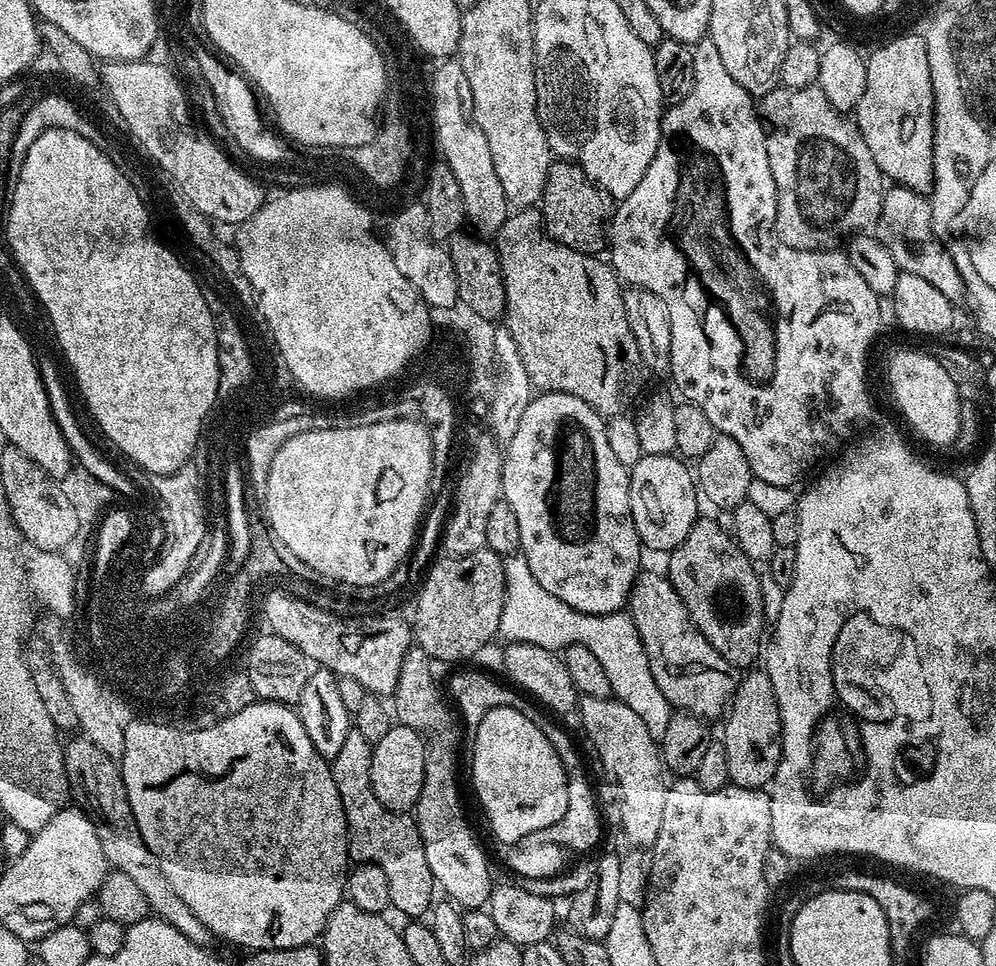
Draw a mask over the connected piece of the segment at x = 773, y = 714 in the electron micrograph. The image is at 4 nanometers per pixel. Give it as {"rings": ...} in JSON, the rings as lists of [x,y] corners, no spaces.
{"rings":[[[752,670],[748,676],[739,681],[736,694],[732,697],[731,705],[723,717],[724,733],[722,739],[726,746],[726,763],[730,774],[729,781],[738,788],[767,789],[771,785],[774,774],[778,770],[778,762],[782,758],[782,718],[778,714],[778,698],[774,696],[774,686],[770,682],[767,671]]]}

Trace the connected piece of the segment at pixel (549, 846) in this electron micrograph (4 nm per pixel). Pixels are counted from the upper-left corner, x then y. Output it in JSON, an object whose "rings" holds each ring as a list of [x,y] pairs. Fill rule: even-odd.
{"rings":[[[468,668],[465,672],[456,672],[449,678],[446,692],[454,708],[454,703],[456,703],[456,708],[460,711],[460,716],[464,719],[469,733],[475,734],[478,730],[478,722],[482,722],[482,718],[486,718],[486,714],[490,714],[490,710],[494,710],[498,706],[510,706],[514,710],[526,714],[526,718],[530,718],[536,723],[538,730],[542,730],[542,734],[546,734],[546,738],[550,738],[550,746],[554,746],[564,767],[564,772],[568,775],[566,814],[562,814],[562,818],[558,822],[554,822],[554,826],[546,826],[546,830],[528,834],[518,843],[505,844],[499,850],[505,866],[510,871],[517,872],[520,878],[550,879],[558,877],[573,863],[572,855],[575,852],[588,852],[599,842],[600,835],[604,832],[604,824],[600,821],[600,804],[596,801],[596,792],[592,789],[591,782],[588,781],[584,760],[580,757],[575,742],[568,737],[567,730],[559,728],[552,721],[555,719],[547,711],[541,710],[531,699],[521,695],[515,687],[504,684],[499,684],[494,677],[487,676],[486,673],[479,672],[476,668]]]}

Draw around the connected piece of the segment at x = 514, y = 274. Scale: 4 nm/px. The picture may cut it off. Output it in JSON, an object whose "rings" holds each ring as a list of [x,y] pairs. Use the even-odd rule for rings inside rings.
{"rings":[[[535,207],[513,211],[502,226],[502,230],[496,232],[494,247],[502,266],[502,278],[506,290],[506,302],[504,303],[506,327],[510,330],[514,343],[518,346],[518,354],[522,354],[522,366],[526,366],[526,374],[530,374],[533,389],[540,392],[574,394],[574,398],[582,398],[582,402],[586,402],[586,406],[590,406],[605,418],[625,415],[641,399],[642,393],[640,394],[640,391],[643,390],[644,383],[650,380],[650,373],[647,366],[643,364],[642,356],[638,352],[638,345],[634,340],[634,334],[631,333],[630,325],[626,320],[622,281],[617,276],[616,271],[612,269],[611,263],[604,261],[603,264],[599,255],[582,254],[578,250],[570,250],[570,246],[559,244],[553,236],[549,236],[545,232],[544,221]]]}

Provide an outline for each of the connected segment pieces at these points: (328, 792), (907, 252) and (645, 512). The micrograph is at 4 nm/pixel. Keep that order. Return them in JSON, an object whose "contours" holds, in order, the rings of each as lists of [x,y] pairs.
{"contours":[[[[257,699],[256,703],[246,706],[246,710],[238,710],[232,717],[202,730],[172,728],[155,720],[136,720],[128,725],[126,750],[120,755],[118,763],[126,794],[130,798],[130,810],[134,810],[134,822],[138,822],[142,838],[146,838],[146,846],[150,846],[154,858],[158,858],[170,886],[174,886],[182,902],[194,910],[198,922],[212,931],[213,937],[220,939],[221,936],[243,950],[259,950],[310,944],[323,933],[333,910],[346,896],[346,877],[350,871],[348,827],[329,761],[314,750],[314,742],[310,742],[310,737],[306,735],[306,726],[302,726],[295,707]]],[[[899,186],[889,187],[884,193],[880,219],[874,225],[874,234],[882,242],[882,246],[890,250],[890,255],[901,272],[918,274],[918,278],[931,282],[950,301],[959,302],[960,299],[965,299],[966,289],[962,274],[954,258],[944,249],[944,243],[932,229],[932,206],[925,193]]],[[[650,453],[641,456],[639,462],[631,468],[628,481],[630,514],[634,518],[641,545],[647,551],[649,548],[652,552],[672,553],[679,544],[686,542],[686,534],[690,534],[701,515],[701,501],[698,499],[698,485],[693,469],[679,455]]]]}

